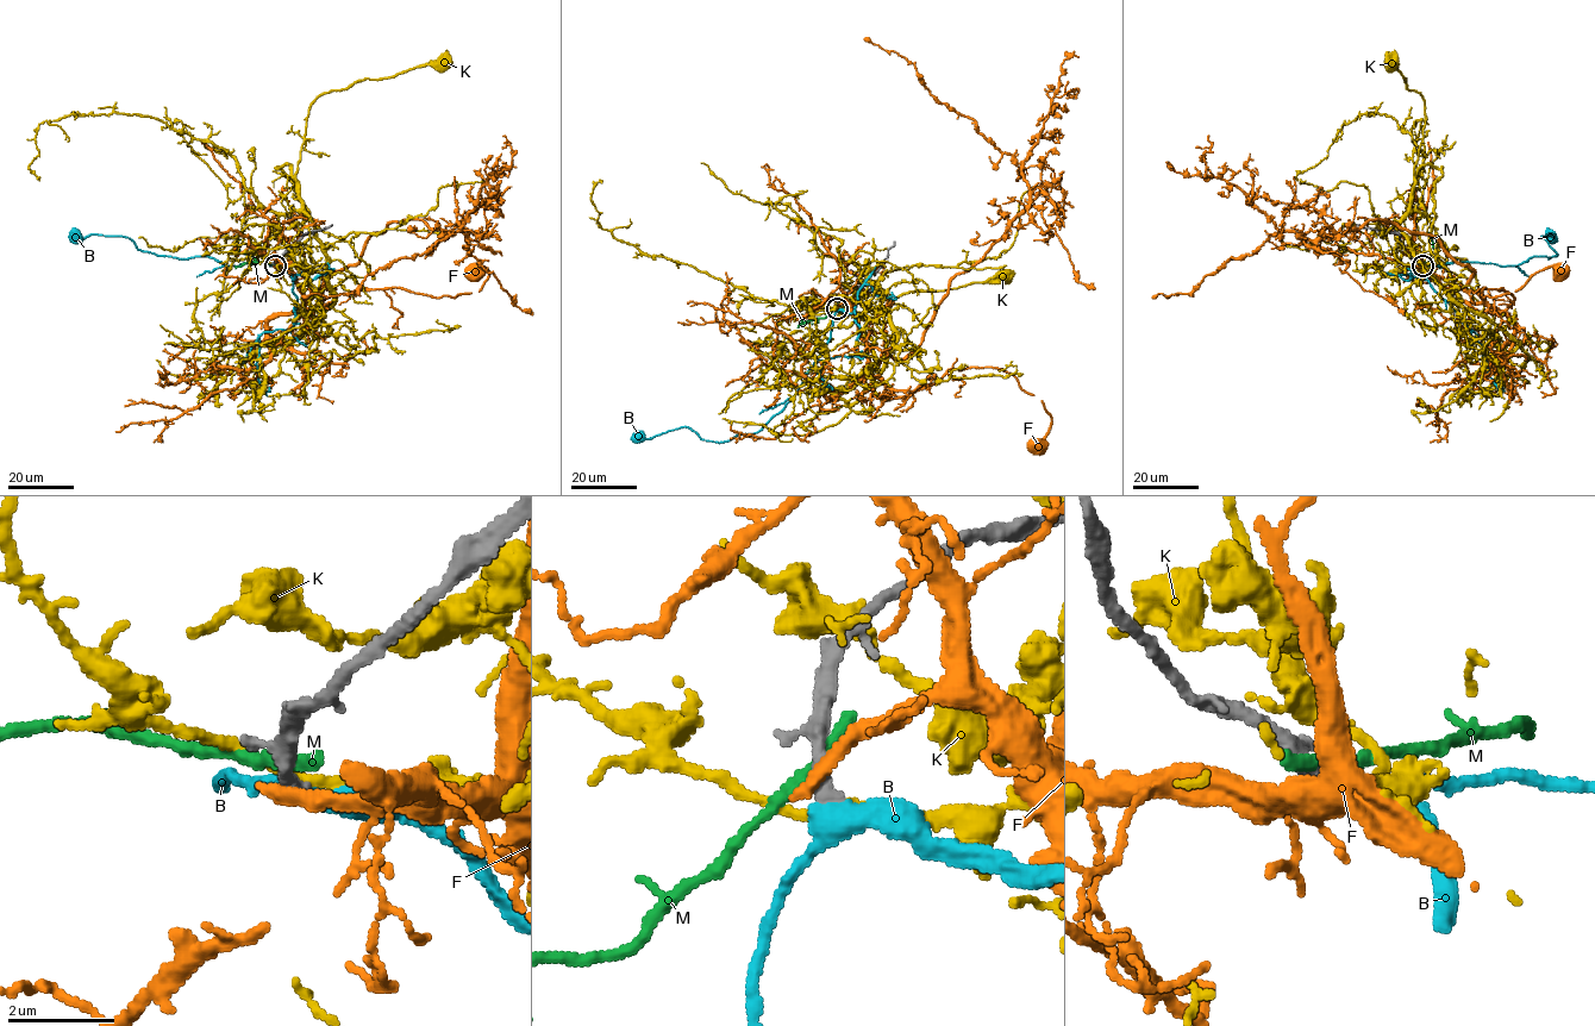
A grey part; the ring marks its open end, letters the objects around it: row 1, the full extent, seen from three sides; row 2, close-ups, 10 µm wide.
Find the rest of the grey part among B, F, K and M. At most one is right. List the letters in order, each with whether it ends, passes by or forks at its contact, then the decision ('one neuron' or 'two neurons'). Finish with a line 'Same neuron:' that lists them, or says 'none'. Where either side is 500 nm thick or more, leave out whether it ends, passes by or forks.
B: it passes by; one neuron
F: it ends there; two neurons
K: it passes by; two neurons
M: it ends there; two neurons
Same neuron: B

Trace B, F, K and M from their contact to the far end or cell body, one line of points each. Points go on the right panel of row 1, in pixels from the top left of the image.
B: (1423, 264), (1467, 262), (1505, 267), (1533, 257), (1547, 258), (1557, 254), (1542, 236), (1550, 237)
F: (1421, 264), (1481, 311), (1514, 300), (1483, 287), (1483, 298), (1500, 296), (1538, 271), (1562, 273)
K: (1423, 264), (1412, 238), (1415, 211), (1425, 213), (1413, 211), (1411, 192), (1425, 101), (1392, 64)
M: (1420, 264), (1437, 260), (1428, 232)

